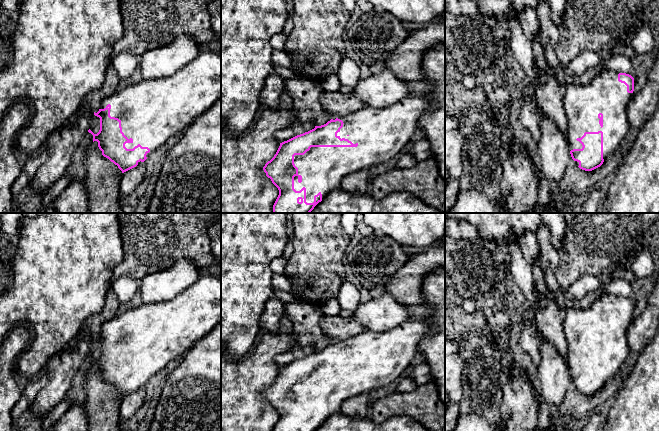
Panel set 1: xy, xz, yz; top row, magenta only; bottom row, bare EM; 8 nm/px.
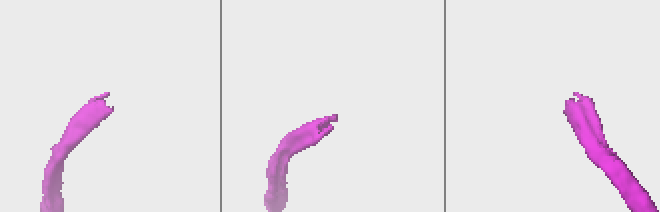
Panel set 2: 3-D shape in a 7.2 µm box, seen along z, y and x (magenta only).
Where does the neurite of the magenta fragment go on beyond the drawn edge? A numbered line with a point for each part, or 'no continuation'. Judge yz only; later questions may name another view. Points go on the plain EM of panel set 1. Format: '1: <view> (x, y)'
1: yz (605, 318)

